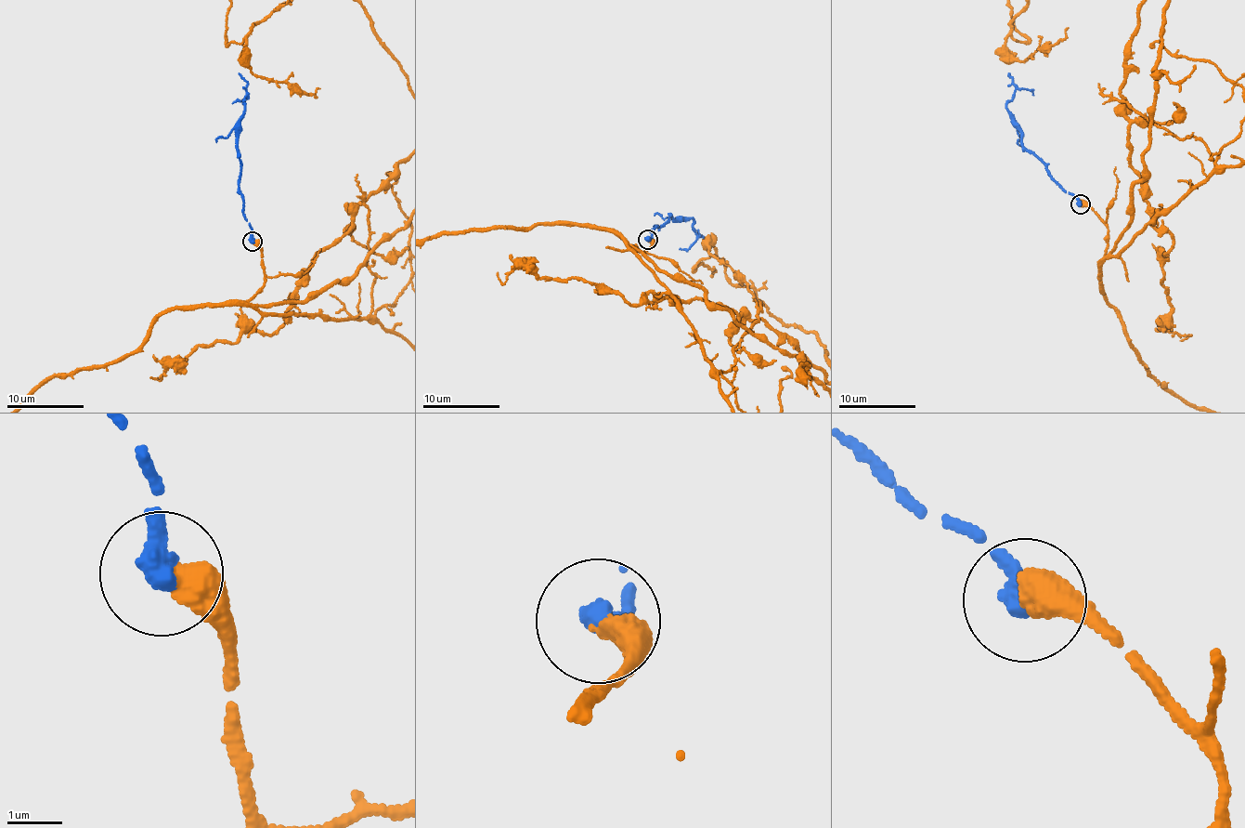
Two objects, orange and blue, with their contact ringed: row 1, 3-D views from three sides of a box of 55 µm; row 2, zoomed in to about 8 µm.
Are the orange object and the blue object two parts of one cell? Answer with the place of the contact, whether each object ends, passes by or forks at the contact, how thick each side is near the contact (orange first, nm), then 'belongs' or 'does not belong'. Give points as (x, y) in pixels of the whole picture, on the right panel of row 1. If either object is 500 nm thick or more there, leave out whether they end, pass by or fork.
(1080, 203) | orange ends | blue ends | 440/440 nm | belongs

